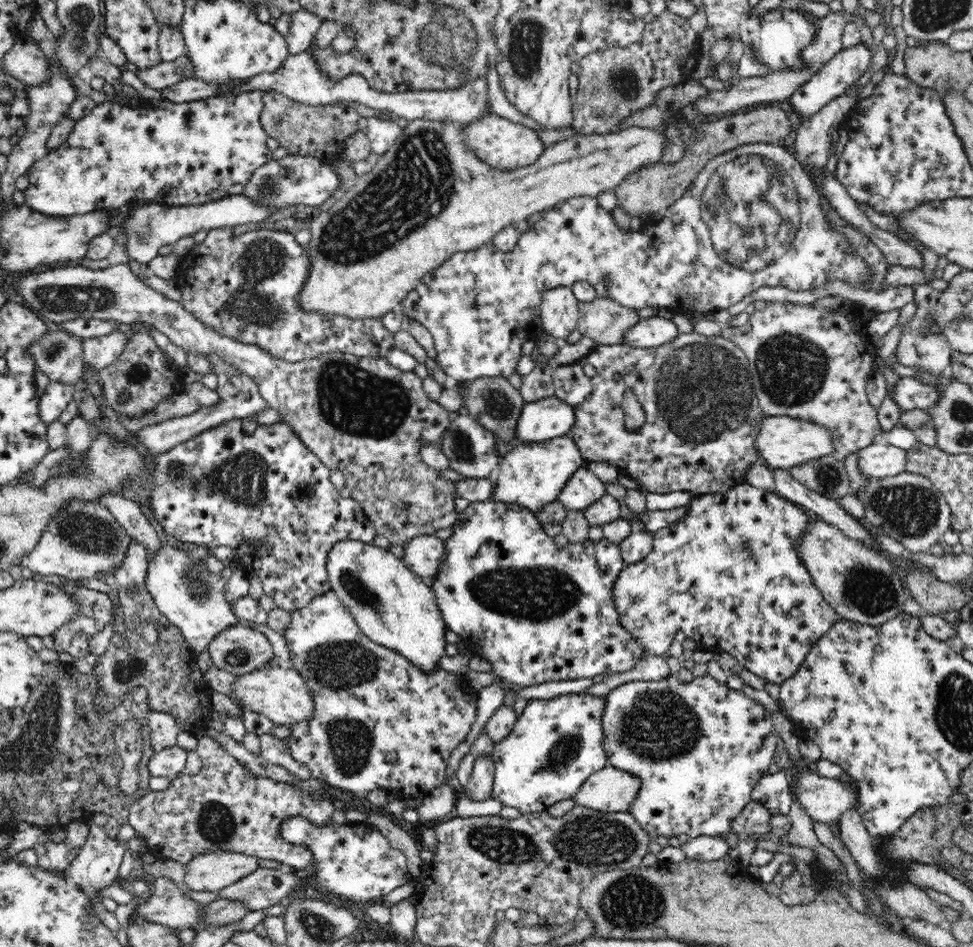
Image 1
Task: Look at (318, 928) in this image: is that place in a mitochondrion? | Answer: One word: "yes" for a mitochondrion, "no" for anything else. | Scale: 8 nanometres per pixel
yes

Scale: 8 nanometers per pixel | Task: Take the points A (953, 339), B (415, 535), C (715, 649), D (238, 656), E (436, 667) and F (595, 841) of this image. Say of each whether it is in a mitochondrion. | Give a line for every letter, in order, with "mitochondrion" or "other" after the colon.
A: other
B: other
C: other
D: mitochondrion
E: other
F: mitochondrion

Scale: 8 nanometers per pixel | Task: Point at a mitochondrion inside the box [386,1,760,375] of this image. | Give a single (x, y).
(523, 54)

